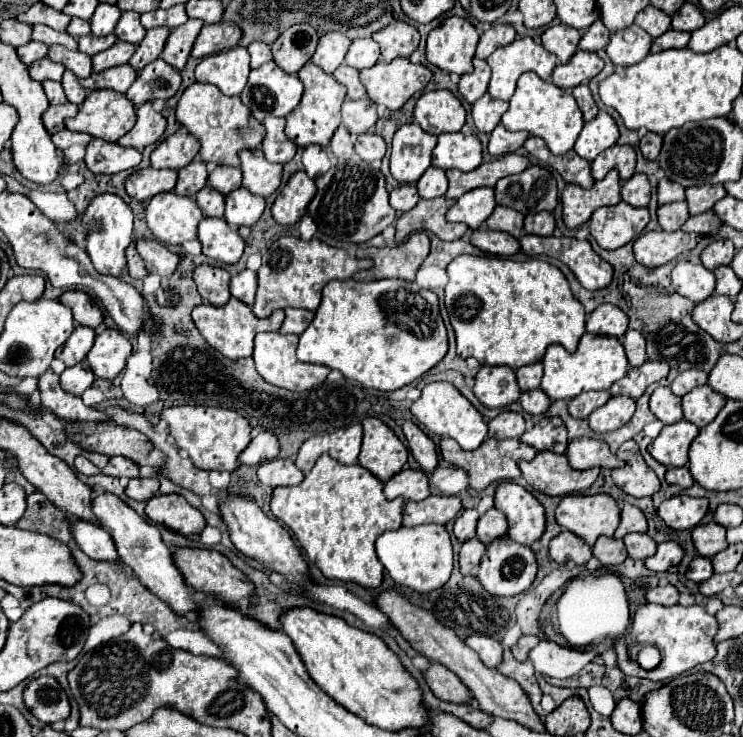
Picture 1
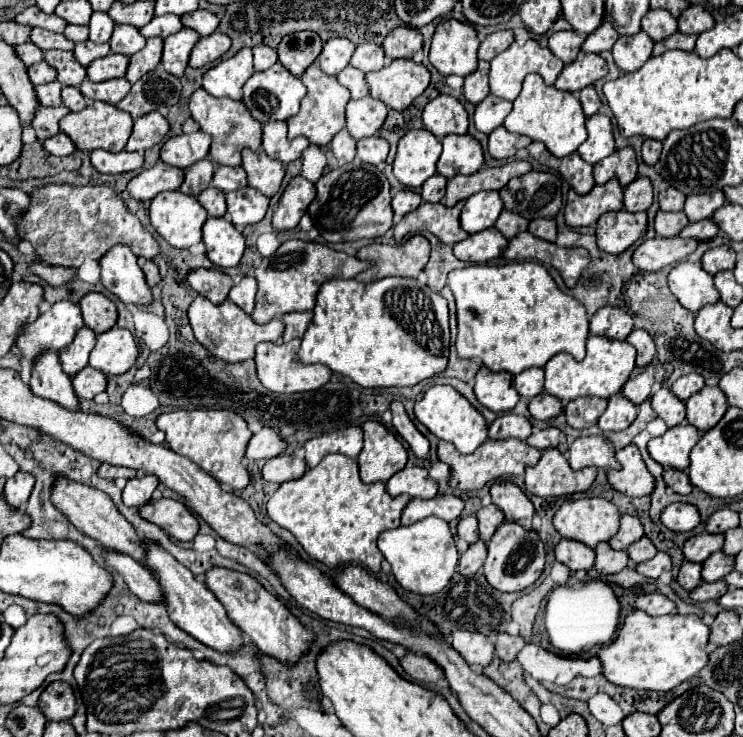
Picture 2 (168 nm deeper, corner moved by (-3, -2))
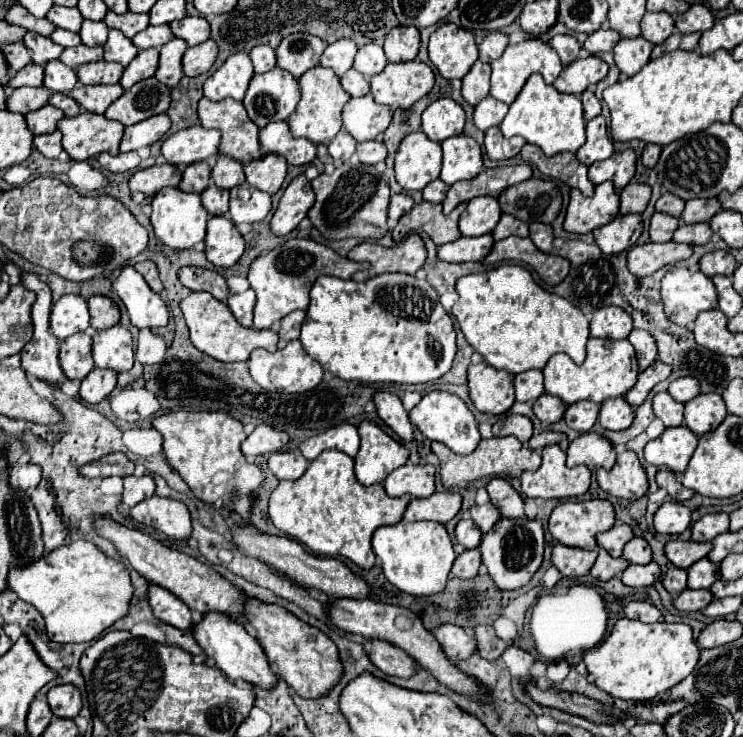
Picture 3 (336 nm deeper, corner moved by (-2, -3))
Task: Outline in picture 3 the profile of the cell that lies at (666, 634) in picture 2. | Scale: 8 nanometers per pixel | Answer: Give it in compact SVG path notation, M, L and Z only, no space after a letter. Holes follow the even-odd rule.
M619 619L609 637L585 653L583 657L587 671L593 675L595 685L605 693L631 699L647 701L655 695L671 689L693 673L699 661L699 647L693 637L693 629L685 623L643 623L639 619Z

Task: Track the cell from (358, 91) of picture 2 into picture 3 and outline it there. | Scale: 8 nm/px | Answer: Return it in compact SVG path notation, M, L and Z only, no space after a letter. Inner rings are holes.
M349 69L343 77L341 77L341 85L343 89L351 95L351 97L363 97L369 93L369 81L355 69Z

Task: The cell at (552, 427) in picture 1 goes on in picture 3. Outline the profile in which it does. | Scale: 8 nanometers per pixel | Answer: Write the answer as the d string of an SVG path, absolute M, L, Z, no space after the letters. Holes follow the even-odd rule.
M541 431L541 433L537 433L537 435L533 435L525 445L529 447L529 449L535 449L535 451L541 451L543 447L547 447L547 445L559 445L561 441L565 439L565 435L563 433L557 433L557 431Z

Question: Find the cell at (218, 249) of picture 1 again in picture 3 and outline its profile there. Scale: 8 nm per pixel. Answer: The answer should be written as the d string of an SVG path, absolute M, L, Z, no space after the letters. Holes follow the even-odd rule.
M211 217L207 221L205 255L215 267L231 267L245 251L245 241L233 221L227 217Z

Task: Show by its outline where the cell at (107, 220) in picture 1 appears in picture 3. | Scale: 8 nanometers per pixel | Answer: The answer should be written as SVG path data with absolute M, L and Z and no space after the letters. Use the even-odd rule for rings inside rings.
M125 263L119 269L119 275L111 281L113 291L125 303L131 323L139 329L143 327L165 327L169 321L169 311L161 297L151 291L143 275L133 269L133 265Z

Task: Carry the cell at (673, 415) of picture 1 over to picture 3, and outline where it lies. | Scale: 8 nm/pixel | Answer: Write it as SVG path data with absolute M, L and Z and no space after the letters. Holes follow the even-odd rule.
M667 391L653 397L653 411L665 427L679 427L683 423L683 403L677 403Z

